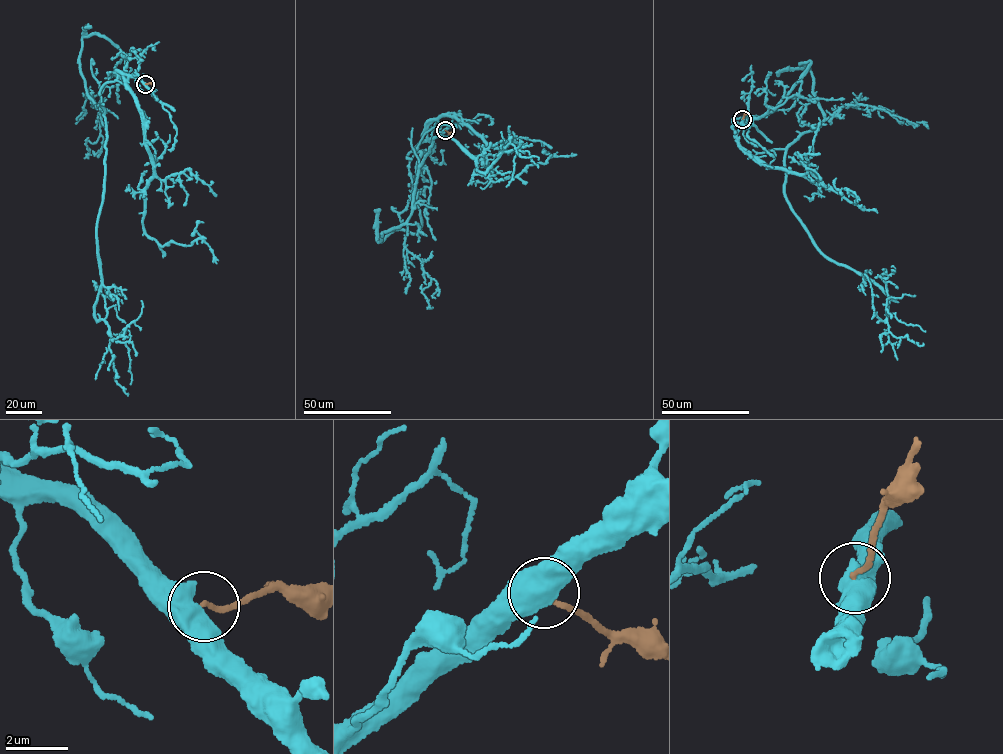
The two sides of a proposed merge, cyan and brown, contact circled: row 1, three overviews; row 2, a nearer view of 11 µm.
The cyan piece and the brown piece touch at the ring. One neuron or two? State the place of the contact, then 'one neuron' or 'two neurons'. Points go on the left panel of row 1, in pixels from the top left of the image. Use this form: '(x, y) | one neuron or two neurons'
(145, 84) | two neurons

